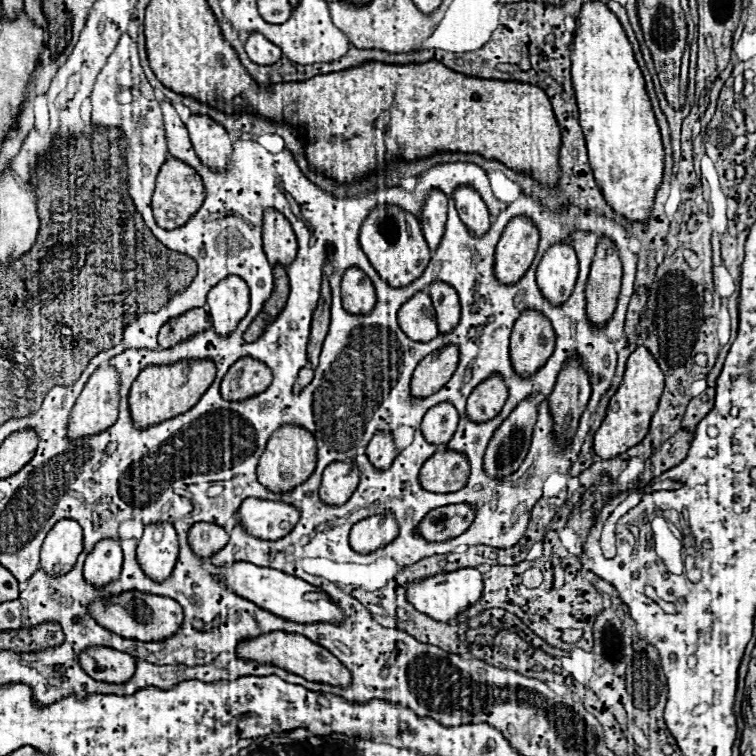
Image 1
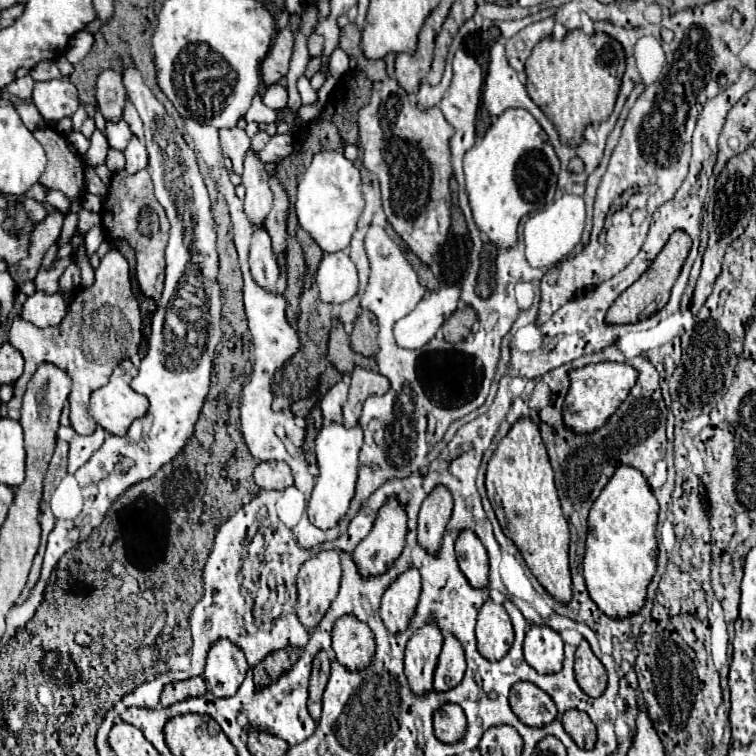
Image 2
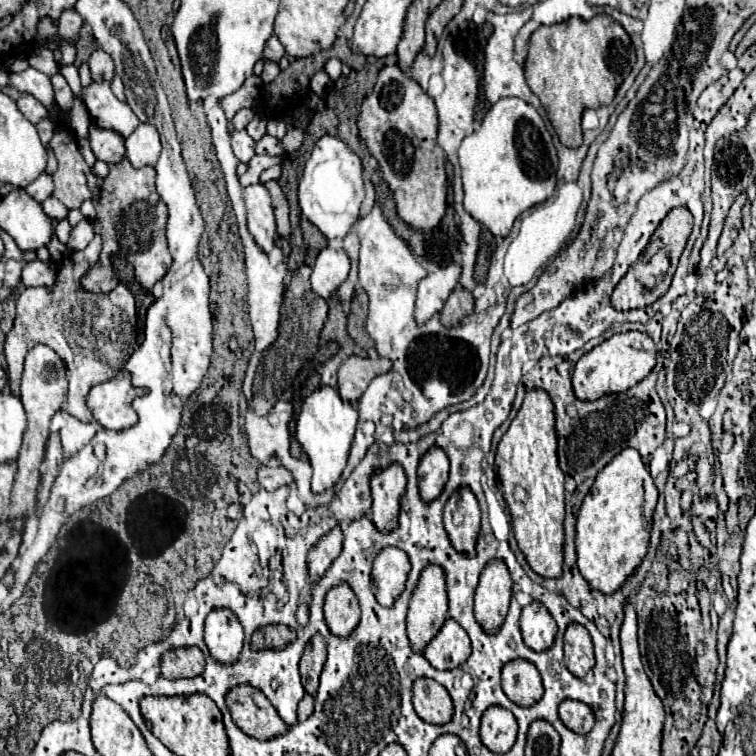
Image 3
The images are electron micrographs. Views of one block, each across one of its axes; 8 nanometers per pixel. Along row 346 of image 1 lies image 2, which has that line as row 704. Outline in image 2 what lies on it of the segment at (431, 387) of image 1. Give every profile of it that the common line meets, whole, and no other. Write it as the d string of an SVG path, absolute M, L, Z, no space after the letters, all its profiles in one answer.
M454 702L440 706L440 710L436 710L432 718L434 718L434 734L440 742L454 744L466 732L464 710L460 710L460 706L456 706Z

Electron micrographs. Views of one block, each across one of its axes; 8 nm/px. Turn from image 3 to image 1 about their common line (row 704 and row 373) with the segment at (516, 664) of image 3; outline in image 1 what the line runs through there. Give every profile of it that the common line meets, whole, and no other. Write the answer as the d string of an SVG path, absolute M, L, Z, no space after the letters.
M524 310L510 336L512 366L520 376L534 374L552 356L556 346L556 332L550 320L536 310Z

